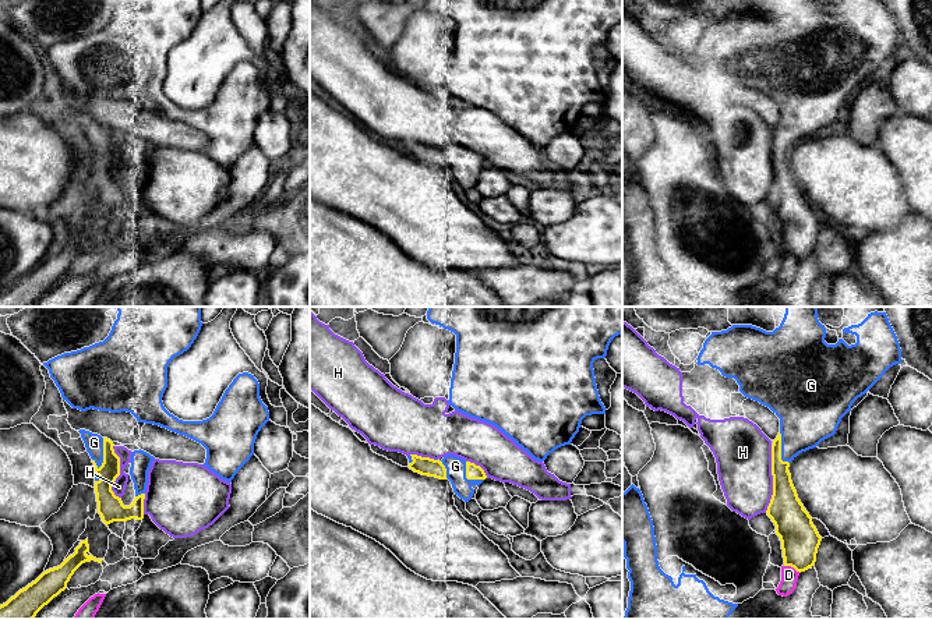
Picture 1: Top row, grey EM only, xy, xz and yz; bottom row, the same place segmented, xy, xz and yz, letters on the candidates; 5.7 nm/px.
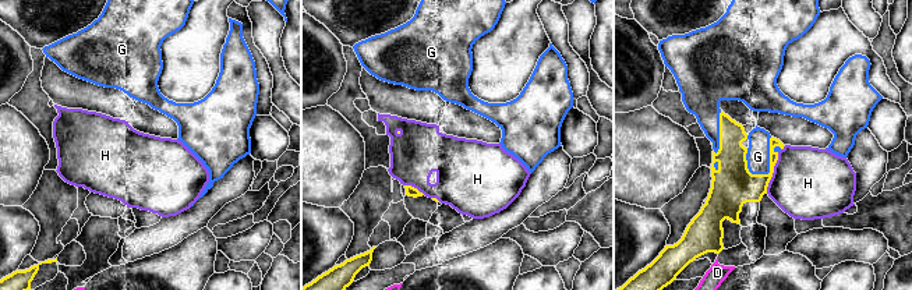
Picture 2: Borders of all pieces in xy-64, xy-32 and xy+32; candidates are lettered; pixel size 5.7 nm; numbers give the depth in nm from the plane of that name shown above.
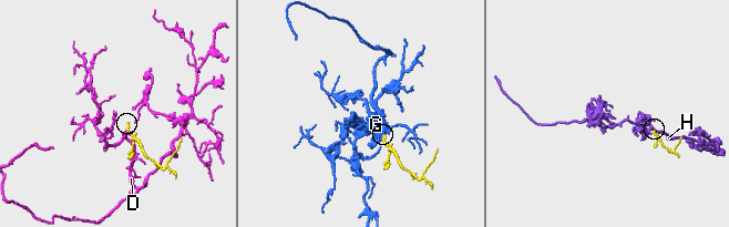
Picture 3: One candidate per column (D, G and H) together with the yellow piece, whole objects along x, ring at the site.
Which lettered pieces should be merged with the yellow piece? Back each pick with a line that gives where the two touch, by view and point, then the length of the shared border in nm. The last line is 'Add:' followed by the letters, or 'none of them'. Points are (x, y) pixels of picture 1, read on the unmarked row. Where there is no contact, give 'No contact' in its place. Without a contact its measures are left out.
G: Touches yellow at xy (103, 141). Shared border 190 nm
Add: G

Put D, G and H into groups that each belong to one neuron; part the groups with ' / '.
D / G / H

